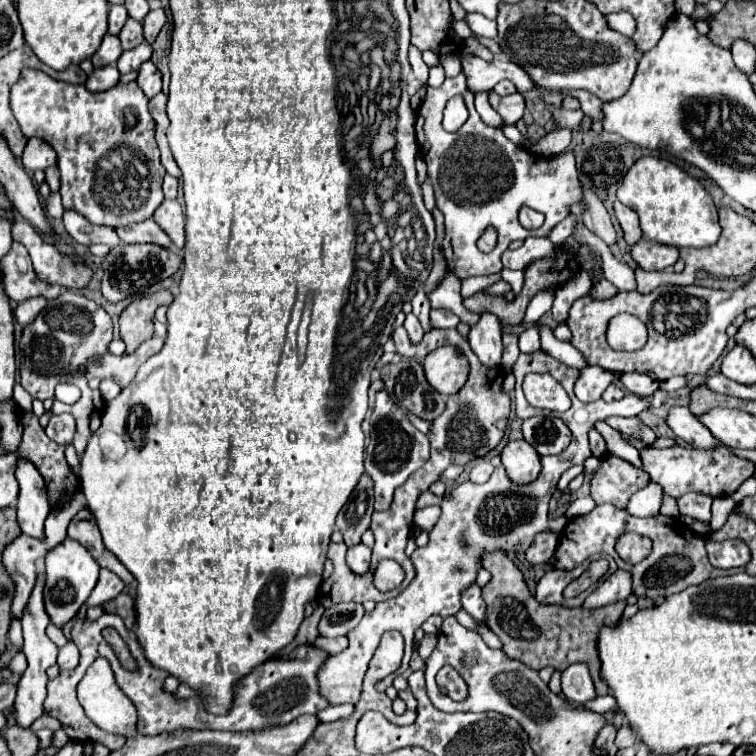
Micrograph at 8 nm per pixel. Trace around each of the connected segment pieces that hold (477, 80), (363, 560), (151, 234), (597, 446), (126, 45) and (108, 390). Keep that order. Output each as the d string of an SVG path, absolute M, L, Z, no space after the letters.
M464 55L462 57L462 71L468 77L468 89L472 89L474 93L492 89L502 79L510 79L516 85L518 93L526 93L526 91L536 89L530 83L530 75L526 75L526 71L522 71L522 67L518 67L516 63L512 63L508 59L496 57L492 63L486 63L480 57Z
M358 543L354 547L348 547L348 555L346 555L348 567L354 573L366 573L368 567L370 567L370 553L372 553L372 549L366 547L364 543Z
M146 219L142 223L136 223L130 227L118 227L116 233L124 243L156 243L162 247L172 245L168 235L158 227L158 223L154 219Z
M596 429L590 431L590 449L592 449L592 455L598 459L606 455L606 441L602 439L602 435Z
M128 19L126 25L120 31L120 41L122 41L122 49L134 49L140 43L144 43L144 35L142 35L142 23Z
M102 381L99 390L102 391L102 398L105 401L114 399L121 392L121 388L114 381Z

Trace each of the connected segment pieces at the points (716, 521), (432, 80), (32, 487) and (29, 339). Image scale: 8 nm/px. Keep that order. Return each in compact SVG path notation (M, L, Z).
M728 497L714 498L711 507L711 520L709 522L713 531L719 530L727 521L732 509L736 507L733 499Z
M442 66L431 67L429 70L429 77L427 83L432 87L439 87L445 80L445 73Z
M18 459L16 471L14 471L20 493L18 493L18 525L22 533L32 535L32 537L42 537L44 535L44 519L50 513L48 507L48 497L46 497L46 483L38 469L26 461Z
M64 291L64 295L48 301L48 305L38 313L34 323L30 327L24 327L20 337L20 355L24 357L20 363L20 375L22 375L22 387L34 397L34 399L54 399L54 387L56 383L74 383L82 389L82 397L78 403L70 405L70 413L76 417L76 439L72 445L76 447L78 455L86 449L88 437L90 437L90 415L94 411L94 391L90 389L90 379L114 379L120 387L126 387L138 367L158 353L164 345L164 339L152 337L144 341L134 353L114 357L108 351L108 343L112 341L112 319L110 315L96 305L92 299L86 299L84 295L76 295L78 291Z

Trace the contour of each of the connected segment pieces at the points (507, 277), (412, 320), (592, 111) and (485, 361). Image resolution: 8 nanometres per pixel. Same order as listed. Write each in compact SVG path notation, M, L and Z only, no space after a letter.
M502 269L500 271L502 275L502 281L506 281L511 287L511 291L518 295L524 285L524 271L510 271L510 269Z
M408 313L408 315L406 315L404 327L406 327L406 331L408 331L408 335L410 335L410 339L412 339L414 343L418 343L418 341L422 339L424 331L422 331L422 325L420 325L420 321L418 321L418 317L416 317L414 313Z
M566 91L570 97L576 97L584 109L586 115L590 115L594 121L600 121L600 129L594 129L596 133L602 131L602 113L600 113L600 107L602 107L602 101L596 97L596 95L590 95L588 91Z
M482 313L480 321L468 333L468 343L484 367L488 367L488 369L500 367L502 327L500 327L500 321L496 315Z

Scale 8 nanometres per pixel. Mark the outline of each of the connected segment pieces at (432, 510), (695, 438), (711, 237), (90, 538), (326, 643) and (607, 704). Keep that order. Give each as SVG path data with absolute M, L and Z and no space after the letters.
M434 505L434 507L424 507L424 509L416 509L416 515L414 515L414 525L424 529L424 531L430 531L436 521L440 517L440 507Z
M676 405L668 411L666 417L668 427L674 431L674 435L678 435L682 441L686 441L692 447L698 449L710 449L714 445L714 435L708 431L706 425L702 425L698 421L696 415L690 413L688 407L684 405Z
M652 155L640 157L624 175L624 181L618 189L618 199L638 213L644 237L656 243L678 249L708 247L716 243L718 235L722 233L718 223L718 209L710 193L698 179L668 159L658 159Z
M82 509L74 515L74 519L70 521L70 527L68 527L68 537L82 543L90 551L90 555L98 561L100 567L114 571L124 583L130 583L134 579L130 575L130 571L126 571L126 567L122 567L122 563L118 563L118 559L114 559L114 555L110 555L110 551L106 551L98 525L96 525L96 519L94 519L94 515L90 515L88 509Z
M341 636L339 638L319 637L313 645L332 654L340 653L348 647L348 638L347 636Z
M604 695L604 697L596 697L596 699L590 699L590 703L584 703L586 709L594 711L594 713L606 713L610 709L614 709L614 697L612 695Z

